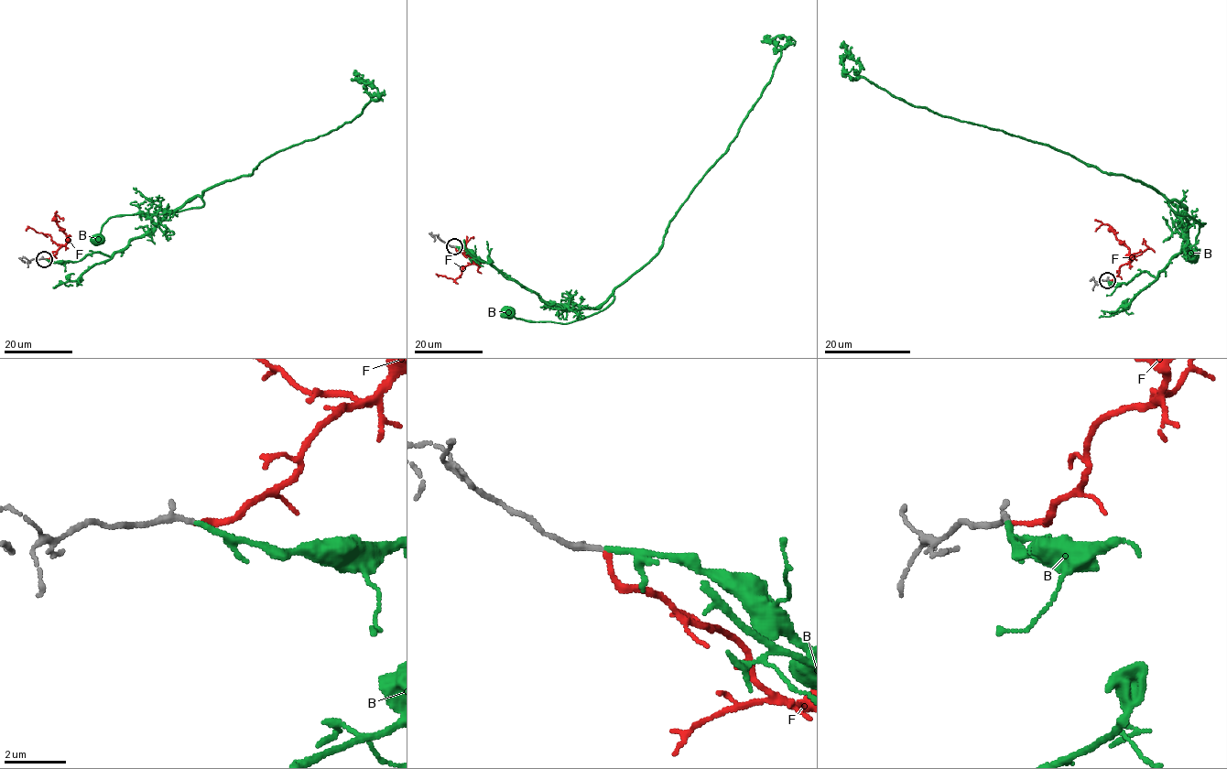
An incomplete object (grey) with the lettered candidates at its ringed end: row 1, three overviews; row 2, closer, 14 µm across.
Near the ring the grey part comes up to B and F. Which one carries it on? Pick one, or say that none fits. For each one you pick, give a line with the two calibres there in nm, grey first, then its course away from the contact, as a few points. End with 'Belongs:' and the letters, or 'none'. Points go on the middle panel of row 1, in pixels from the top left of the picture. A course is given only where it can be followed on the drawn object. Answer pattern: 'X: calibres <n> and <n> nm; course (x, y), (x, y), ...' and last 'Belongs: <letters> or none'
B: calibres 220 and 180 nm; course (455, 246), (470, 249), (562, 309), (595, 308), (614, 297), (602, 310), (571, 322), (530, 321), (506, 312)
Belongs: B

